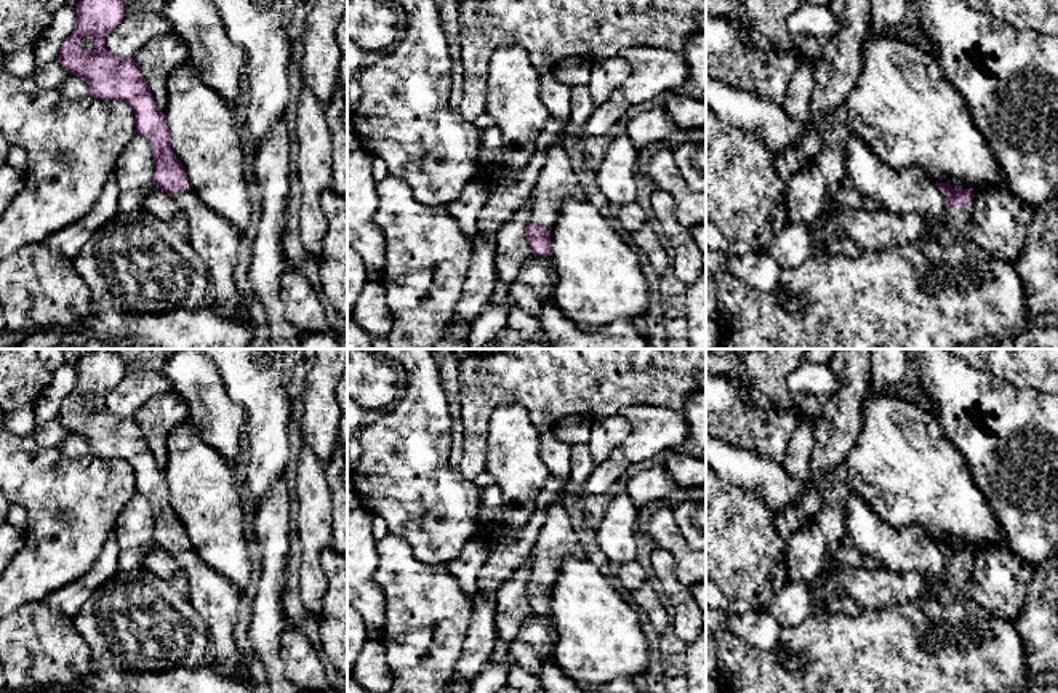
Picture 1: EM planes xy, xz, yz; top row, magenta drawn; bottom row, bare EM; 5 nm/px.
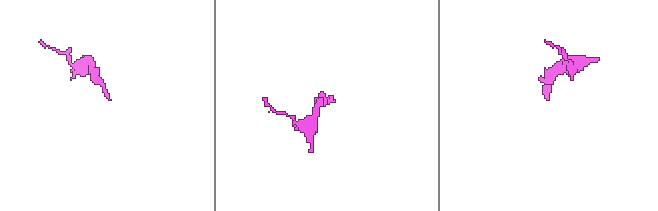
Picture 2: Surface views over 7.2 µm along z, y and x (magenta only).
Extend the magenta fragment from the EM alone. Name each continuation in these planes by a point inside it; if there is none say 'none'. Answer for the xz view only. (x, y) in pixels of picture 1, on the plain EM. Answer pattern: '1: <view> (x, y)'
1: xz (557, 540)

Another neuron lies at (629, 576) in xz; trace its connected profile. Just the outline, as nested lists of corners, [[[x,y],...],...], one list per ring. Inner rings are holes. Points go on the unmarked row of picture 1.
[[[637,560],[613,567],[611,576],[615,583],[627,594],[647,584],[647,575]]]

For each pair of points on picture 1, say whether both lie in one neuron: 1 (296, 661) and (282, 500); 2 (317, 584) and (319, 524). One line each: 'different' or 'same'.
1: different
2: same

